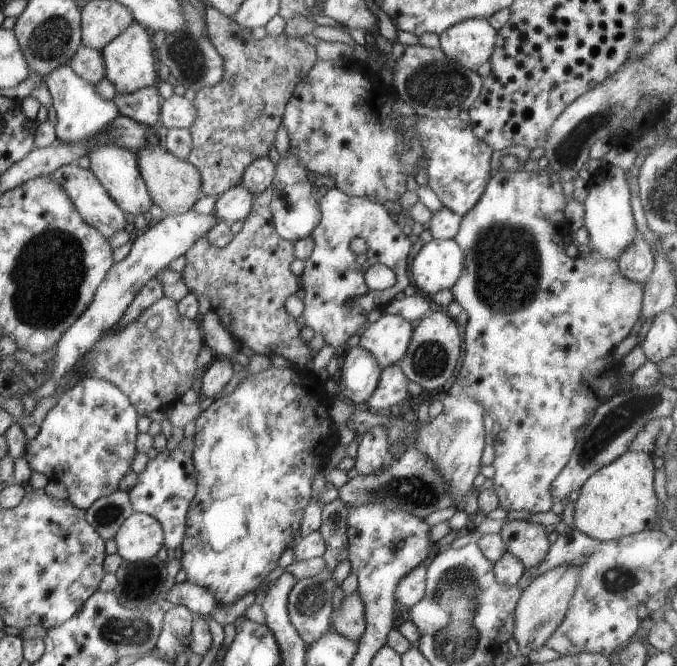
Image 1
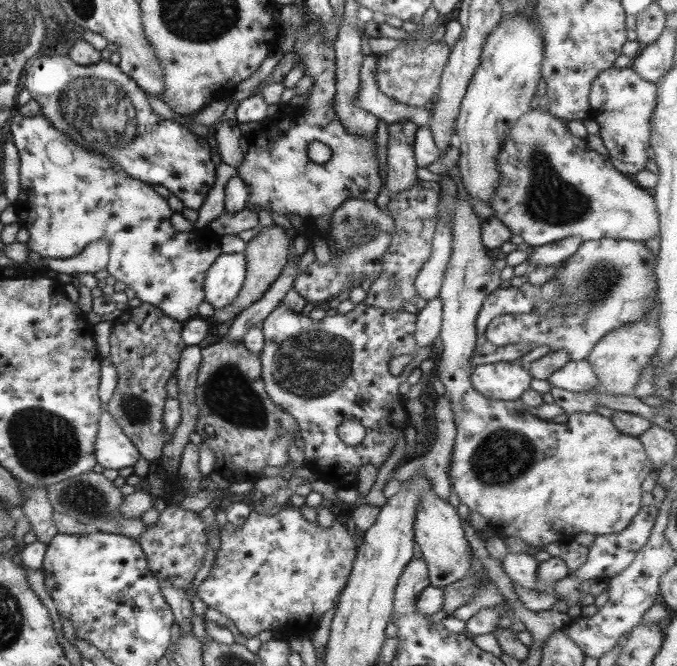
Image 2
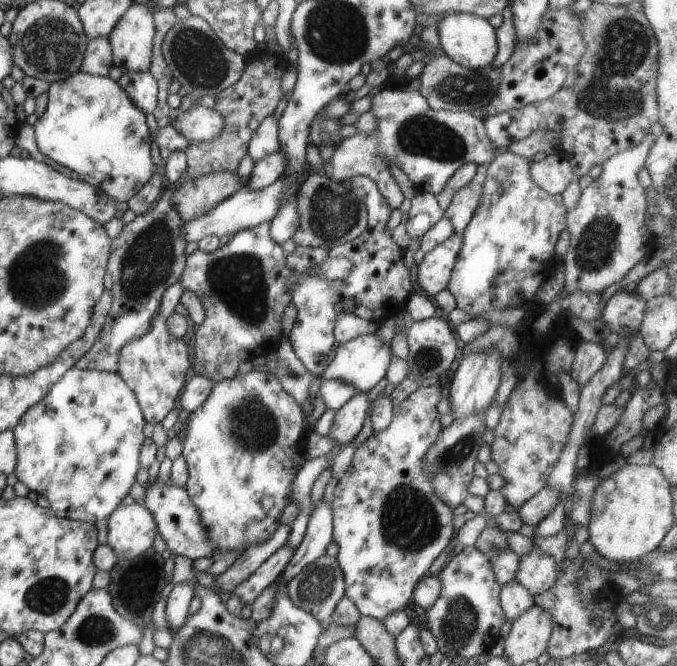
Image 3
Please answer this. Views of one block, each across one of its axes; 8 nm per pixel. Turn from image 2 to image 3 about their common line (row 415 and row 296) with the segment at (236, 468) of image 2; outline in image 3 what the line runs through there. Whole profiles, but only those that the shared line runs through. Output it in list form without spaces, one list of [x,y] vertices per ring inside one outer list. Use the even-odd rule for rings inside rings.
[[[270,222],[247,227],[231,236],[223,246],[205,254],[196,249],[186,256],[185,268],[179,282],[199,298],[205,318],[193,336],[193,362],[190,373],[201,374],[211,382],[233,378],[254,357],[266,356],[277,350],[282,337],[281,314],[291,302],[291,288],[297,284],[297,276],[285,268],[285,256],[281,246],[269,234]]]

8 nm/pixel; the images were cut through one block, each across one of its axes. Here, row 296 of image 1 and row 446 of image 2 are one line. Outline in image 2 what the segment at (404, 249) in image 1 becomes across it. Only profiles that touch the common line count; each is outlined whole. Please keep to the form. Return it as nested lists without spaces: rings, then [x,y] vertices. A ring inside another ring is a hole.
[[[359,303],[356,304],[355,308],[347,314],[335,314],[333,317],[325,316],[323,319],[316,321],[311,320],[307,316],[303,316],[301,313],[297,313],[287,304],[279,304],[261,323],[263,348],[259,354],[260,357],[260,368],[261,368],[261,379],[264,384],[264,390],[267,396],[276,404],[281,407],[285,412],[288,412],[297,423],[298,432],[300,433],[300,439],[303,442],[303,464],[313,473],[316,480],[322,480],[323,482],[329,482],[335,486],[335,488],[355,488],[357,486],[357,473],[359,468],[363,464],[373,464],[378,470],[382,463],[390,456],[393,451],[393,447],[396,444],[395,441],[399,434],[403,434],[404,428],[408,424],[408,416],[403,408],[404,401],[398,392],[399,385],[405,384],[406,379],[411,374],[412,370],[419,367],[423,360],[430,358],[430,348],[421,348],[415,344],[413,340],[414,327],[416,322],[416,314],[409,314],[407,312],[381,312],[377,308],[369,307],[368,305]],[[400,355],[409,355],[413,357],[410,363],[403,367],[403,371],[399,375],[391,375],[388,372],[388,364],[392,358]],[[343,420],[354,420],[360,422],[365,429],[365,437],[361,443],[355,446],[345,446],[343,442],[339,441],[337,437],[336,428]]]

